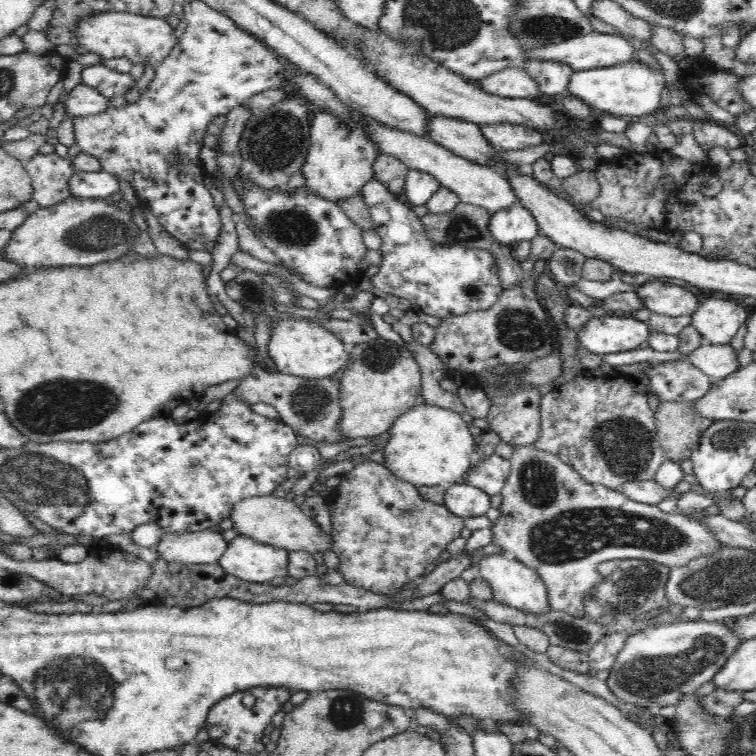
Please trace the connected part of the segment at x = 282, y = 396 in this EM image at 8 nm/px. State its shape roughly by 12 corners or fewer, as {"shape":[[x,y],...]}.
{"shape":[[257,363],[233,394],[315,442],[342,442],[339,380]]}

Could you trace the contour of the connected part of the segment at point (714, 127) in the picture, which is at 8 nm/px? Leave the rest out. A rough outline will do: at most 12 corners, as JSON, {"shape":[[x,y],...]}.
{"shape":[[708,120],[693,122],[697,144],[714,147],[741,148],[733,129]]}

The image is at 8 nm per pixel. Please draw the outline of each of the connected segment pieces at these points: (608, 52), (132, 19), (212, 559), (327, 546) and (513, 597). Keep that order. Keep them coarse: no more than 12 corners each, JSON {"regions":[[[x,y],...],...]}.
{"regions":[[[592,32],[524,51],[573,71],[636,61],[626,37]],[[106,11],[76,24],[104,60],[155,68],[179,37],[166,19]],[[165,532],[153,549],[165,563],[212,564],[228,544],[222,534]],[[270,494],[240,500],[238,534],[324,555],[331,535],[294,503]],[[504,554],[476,568],[493,600],[524,613],[549,611],[548,588]]]}

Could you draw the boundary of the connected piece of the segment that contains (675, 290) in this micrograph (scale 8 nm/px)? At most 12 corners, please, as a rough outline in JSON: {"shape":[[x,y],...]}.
{"shape":[[647,280],[635,291],[649,311],[692,315],[694,290]]}

